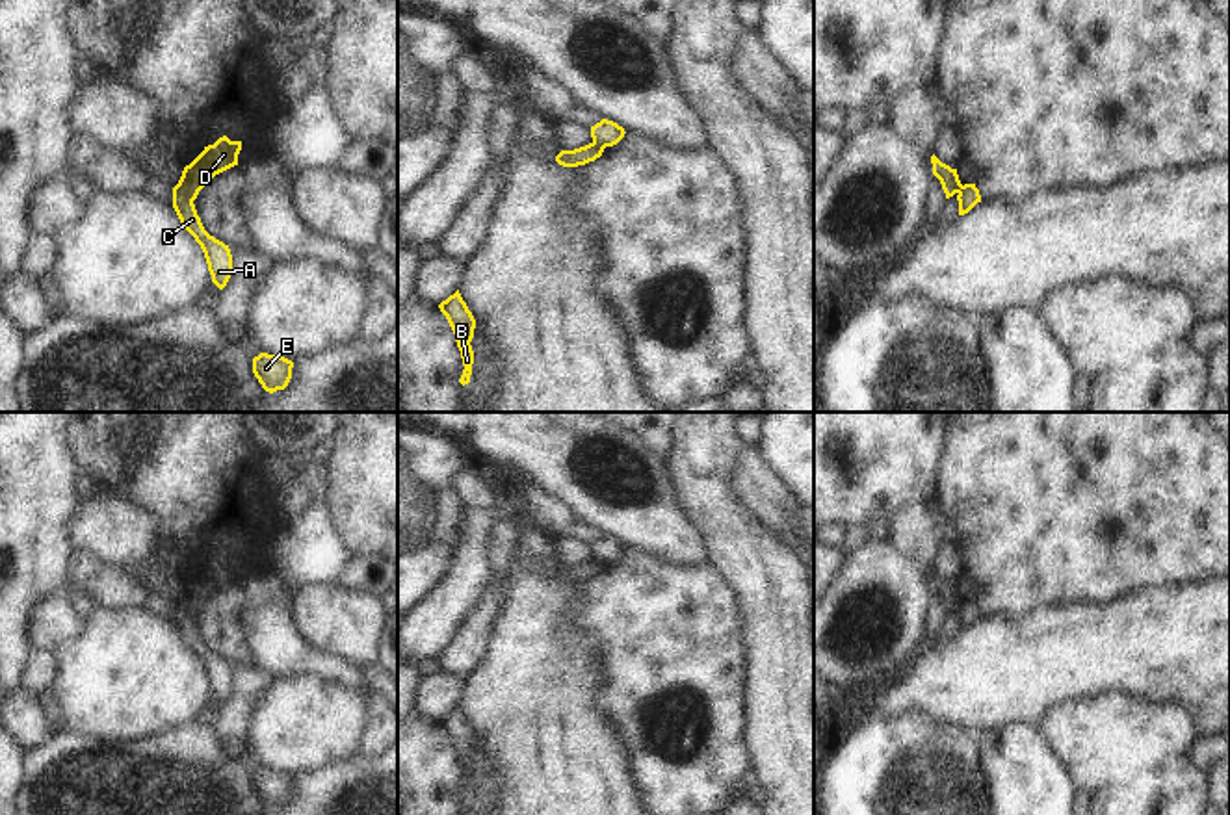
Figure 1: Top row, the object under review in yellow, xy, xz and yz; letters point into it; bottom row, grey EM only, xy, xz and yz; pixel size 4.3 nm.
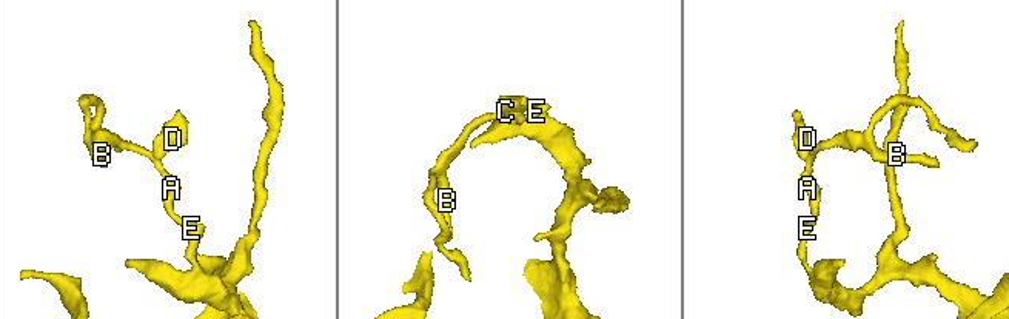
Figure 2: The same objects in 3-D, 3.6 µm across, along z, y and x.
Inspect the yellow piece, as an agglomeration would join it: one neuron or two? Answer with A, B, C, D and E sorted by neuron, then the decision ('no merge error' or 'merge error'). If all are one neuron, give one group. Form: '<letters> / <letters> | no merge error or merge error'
A B C E / D | merge error

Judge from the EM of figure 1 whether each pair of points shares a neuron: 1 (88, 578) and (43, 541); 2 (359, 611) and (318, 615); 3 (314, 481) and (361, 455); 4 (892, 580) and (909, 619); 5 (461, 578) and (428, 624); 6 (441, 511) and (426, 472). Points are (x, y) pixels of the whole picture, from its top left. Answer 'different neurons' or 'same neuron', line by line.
1: different neurons
2: same neuron
3: different neurons
4: same neuron
5: same neuron
6: same neuron

